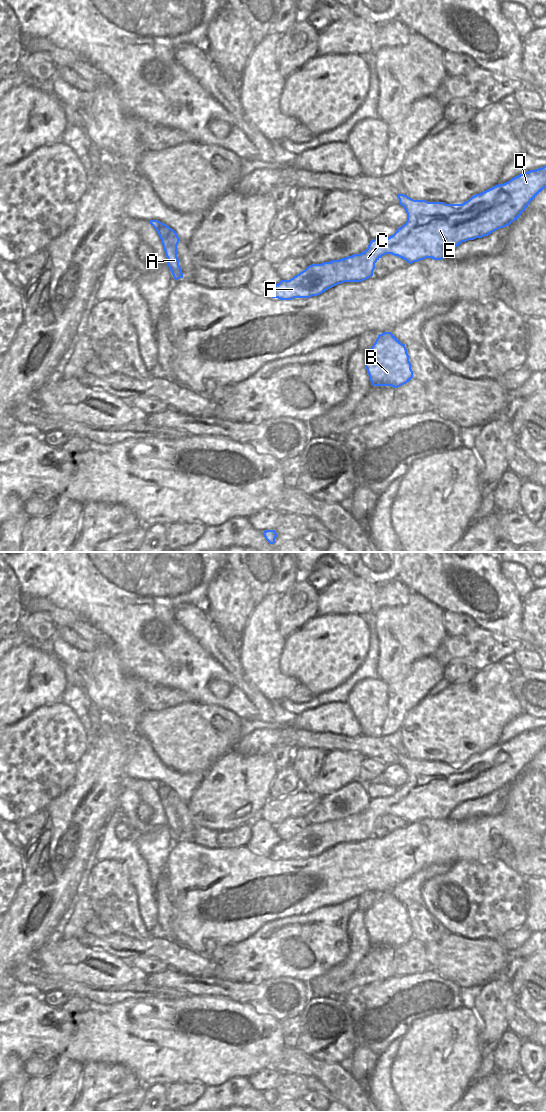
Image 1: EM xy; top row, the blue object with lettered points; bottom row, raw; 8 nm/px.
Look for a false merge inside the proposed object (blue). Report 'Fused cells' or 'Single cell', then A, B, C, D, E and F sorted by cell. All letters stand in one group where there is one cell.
Single cell. Groups: A B C D E F

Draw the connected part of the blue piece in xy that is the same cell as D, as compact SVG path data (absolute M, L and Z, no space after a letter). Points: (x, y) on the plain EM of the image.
M546 726L524 732L504 744L498 744L472 756L462 764L414 760L407 755L397 754L399 764L407 773L407 781L397 788L392 796L371 800L367 809L360 814L309 825L290 840L281 840L276 844L271 851L271 857L280 860L310 858L344 842L362 842L373 836L375 823L386 814L398 816L409 824L426 818L449 818L451 811L462 802L488 796L500 788L509 786L544 748Z

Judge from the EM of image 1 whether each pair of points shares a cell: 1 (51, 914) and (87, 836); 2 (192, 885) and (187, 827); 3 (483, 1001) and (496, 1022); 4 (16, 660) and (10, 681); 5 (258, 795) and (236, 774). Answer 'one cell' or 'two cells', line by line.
1: one cell
2: two cells
3: one cell
4: one cell
5: one cell

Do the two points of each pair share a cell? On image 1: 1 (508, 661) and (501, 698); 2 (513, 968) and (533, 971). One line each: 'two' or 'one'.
1: two
2: two

